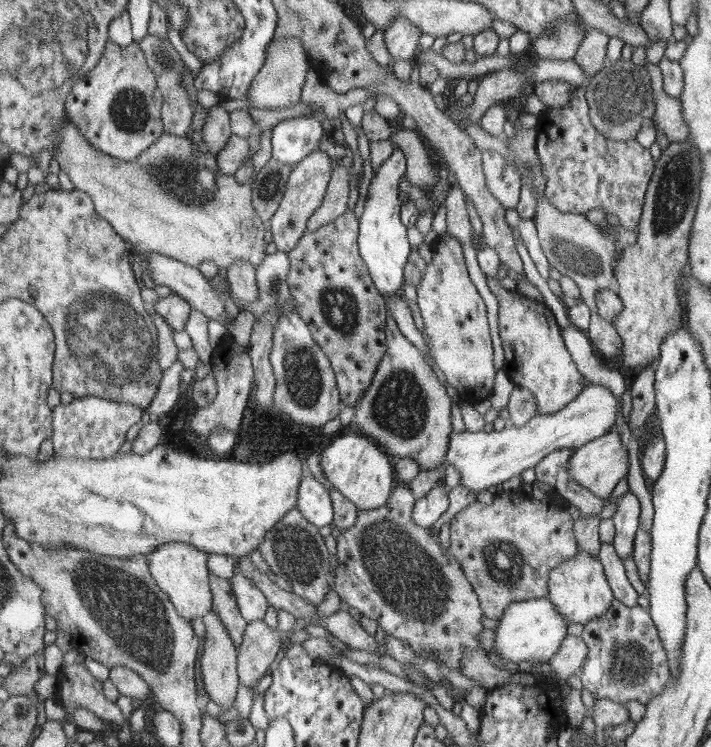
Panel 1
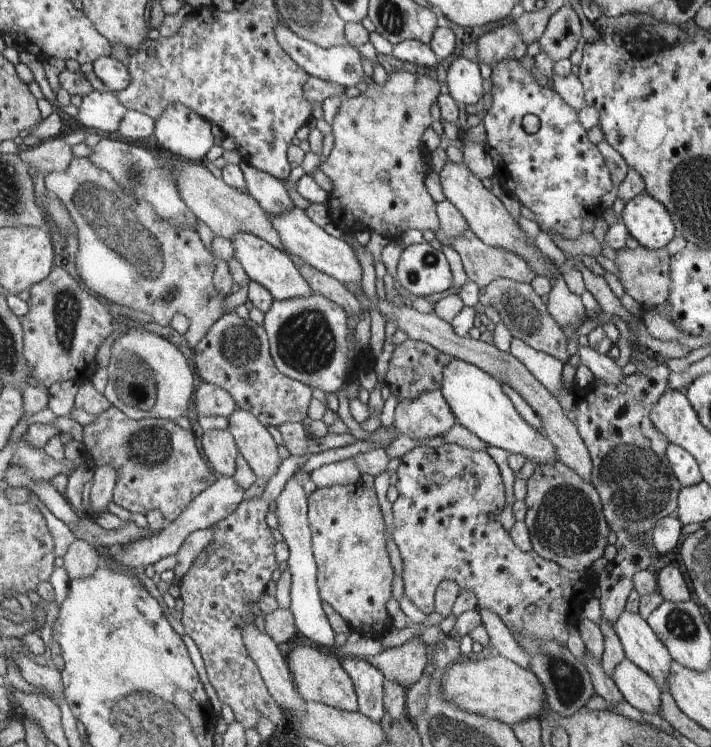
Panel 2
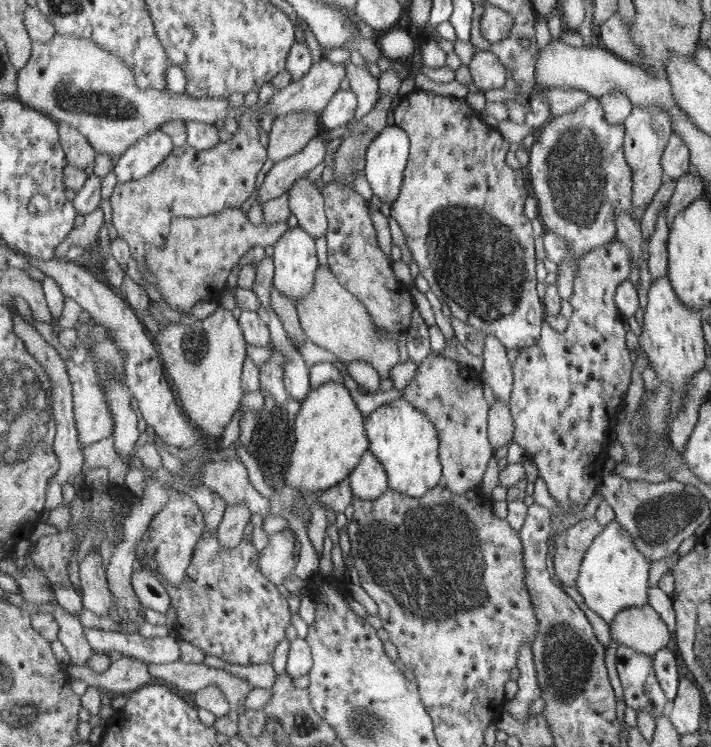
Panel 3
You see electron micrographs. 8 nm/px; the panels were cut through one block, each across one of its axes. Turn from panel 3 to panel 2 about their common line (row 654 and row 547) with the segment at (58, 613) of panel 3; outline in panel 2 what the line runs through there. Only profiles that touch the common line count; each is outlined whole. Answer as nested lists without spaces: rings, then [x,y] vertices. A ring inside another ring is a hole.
[[[76,539],[63,556],[64,568],[70,582],[76,579],[87,579],[102,564],[102,556],[86,541]]]

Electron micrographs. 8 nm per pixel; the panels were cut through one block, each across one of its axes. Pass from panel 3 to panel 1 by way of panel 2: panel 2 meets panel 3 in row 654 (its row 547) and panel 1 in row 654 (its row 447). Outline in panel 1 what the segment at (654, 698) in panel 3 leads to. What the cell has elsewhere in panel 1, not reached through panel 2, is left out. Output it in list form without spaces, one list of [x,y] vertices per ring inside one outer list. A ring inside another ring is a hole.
[[[614,599],[604,615],[596,617],[584,625],[581,637],[588,646],[588,653],[582,661],[578,675],[583,688],[590,691],[595,699],[608,699],[622,704],[627,704],[630,700],[638,700],[646,706],[648,701],[662,693],[662,689],[670,680],[668,657],[658,629],[649,611],[638,604],[629,607]]]

